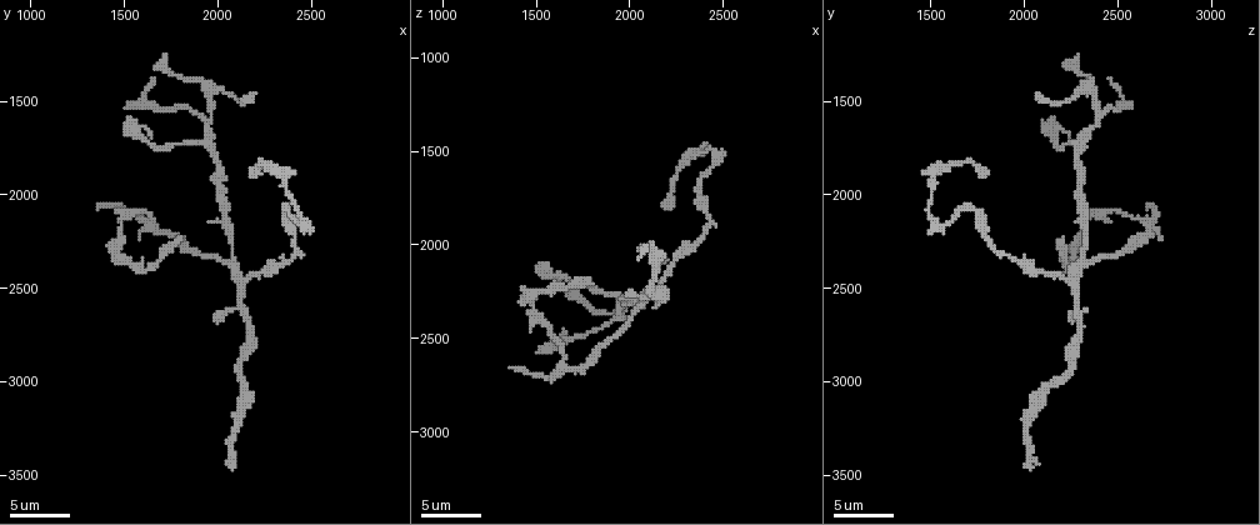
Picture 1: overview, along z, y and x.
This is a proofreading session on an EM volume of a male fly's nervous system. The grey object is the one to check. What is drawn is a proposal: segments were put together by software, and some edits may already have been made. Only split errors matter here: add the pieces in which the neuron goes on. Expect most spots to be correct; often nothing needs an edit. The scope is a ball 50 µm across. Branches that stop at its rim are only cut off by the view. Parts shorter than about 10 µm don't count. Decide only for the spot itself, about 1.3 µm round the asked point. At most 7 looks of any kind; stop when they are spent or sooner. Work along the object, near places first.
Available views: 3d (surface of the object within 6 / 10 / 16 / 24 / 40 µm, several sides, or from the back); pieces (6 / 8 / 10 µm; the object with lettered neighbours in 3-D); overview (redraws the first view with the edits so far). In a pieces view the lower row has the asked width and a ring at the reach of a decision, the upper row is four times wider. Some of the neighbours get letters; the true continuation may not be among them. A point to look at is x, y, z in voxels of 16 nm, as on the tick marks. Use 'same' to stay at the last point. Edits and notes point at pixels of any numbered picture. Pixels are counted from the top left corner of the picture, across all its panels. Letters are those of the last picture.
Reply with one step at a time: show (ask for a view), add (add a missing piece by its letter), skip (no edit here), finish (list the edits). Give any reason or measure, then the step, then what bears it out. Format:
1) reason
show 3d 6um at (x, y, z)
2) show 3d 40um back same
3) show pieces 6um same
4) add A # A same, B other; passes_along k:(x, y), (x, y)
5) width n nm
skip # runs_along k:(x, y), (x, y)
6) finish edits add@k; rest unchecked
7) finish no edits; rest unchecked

end of a long branch
show pieces 10um at (1780, 2240, 2200)

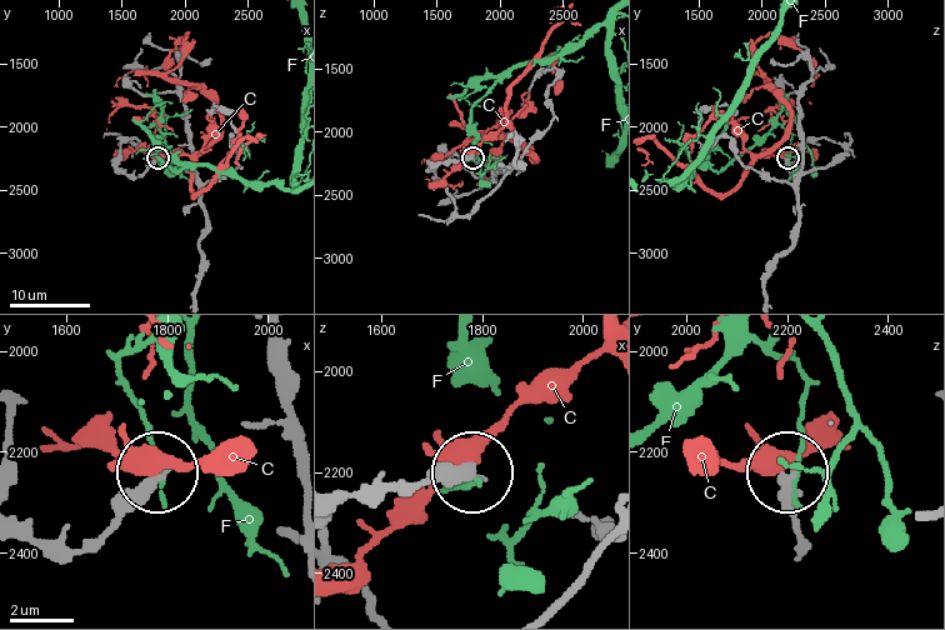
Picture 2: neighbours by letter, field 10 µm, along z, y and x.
skip # C other, F other; runs_along 2:(404, 490), (445, 485), (466, 471); none of them fits

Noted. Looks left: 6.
end of a long branch
show pieces 10um at (2180, 1880, 1800)

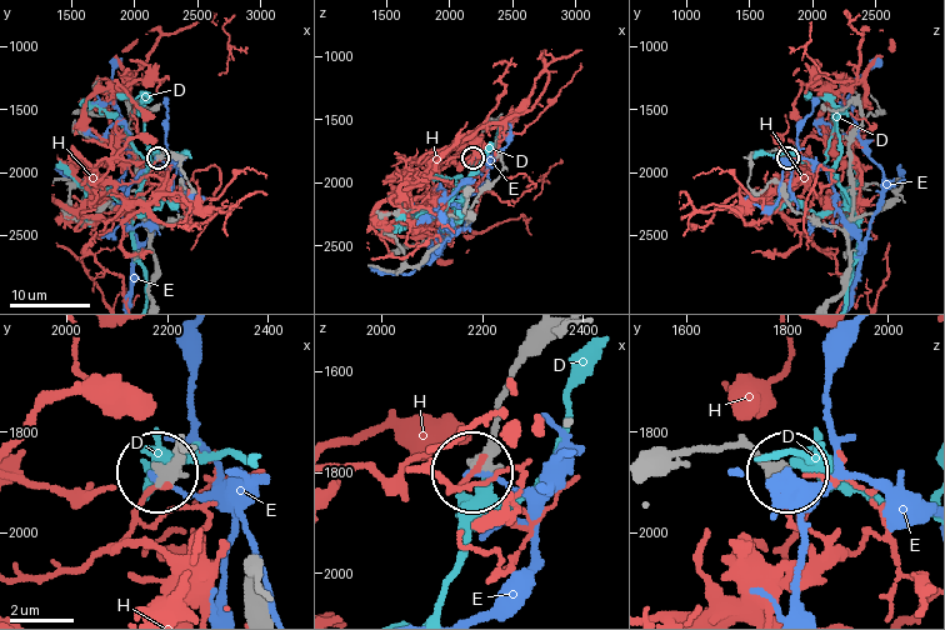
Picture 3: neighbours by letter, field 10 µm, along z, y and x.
skip # D other, E other, H other; runs_along 3:(655, 471), (704, 445), (744, 445), (781, 466); none of them fits

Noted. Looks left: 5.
stops while still wide
show 3d 10um at (2200, 1460, 2080)

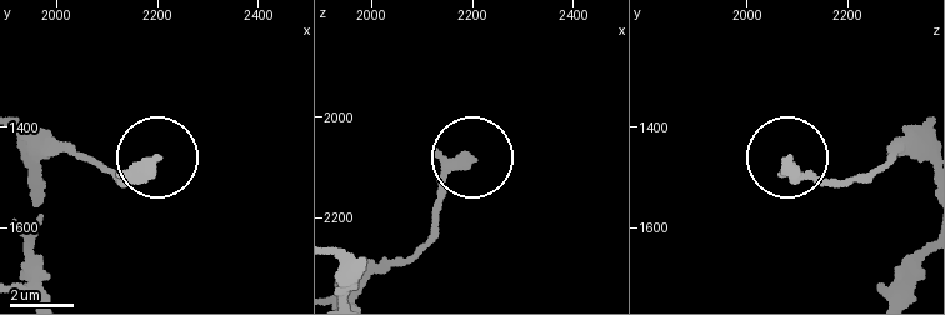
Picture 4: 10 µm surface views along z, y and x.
what lies round it
show pieces 8um at (2190, 1465, 2080)

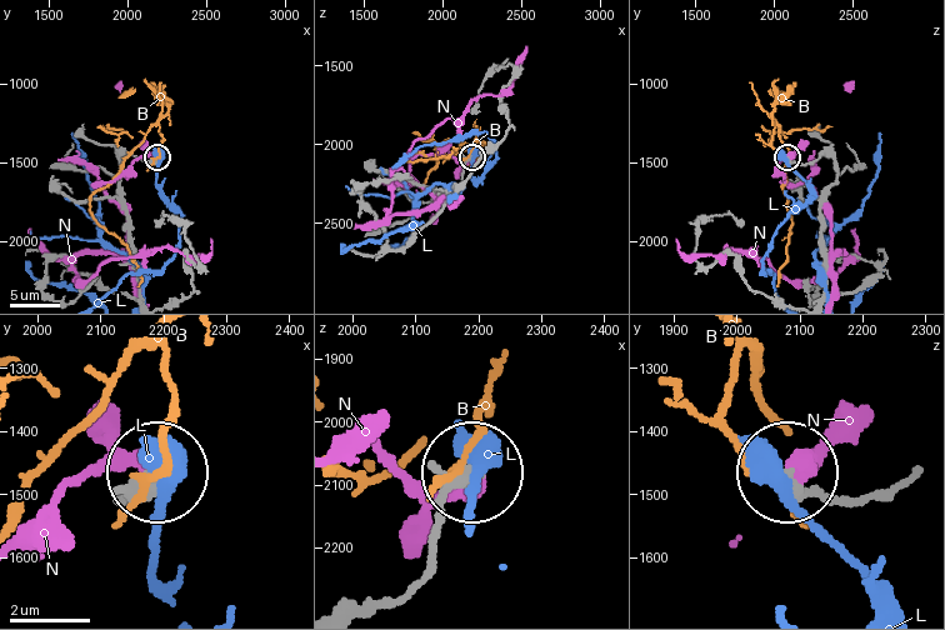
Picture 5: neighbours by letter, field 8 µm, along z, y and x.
width 370 nm
skip # B other, L other, N other; runs_along 5:(381, 608), (429, 564), (439, 504), (469, 476); none of them fits

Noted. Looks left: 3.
finish no edits; rest unchecked

